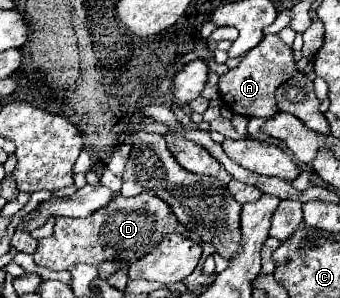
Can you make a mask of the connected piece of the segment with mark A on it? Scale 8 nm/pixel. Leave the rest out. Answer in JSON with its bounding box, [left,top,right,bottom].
[217,35,295,117]

